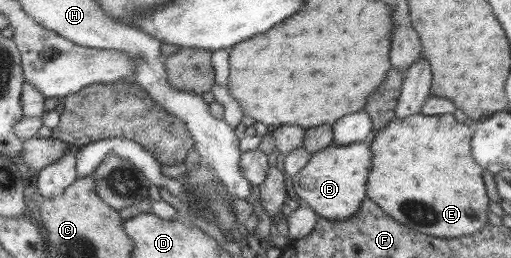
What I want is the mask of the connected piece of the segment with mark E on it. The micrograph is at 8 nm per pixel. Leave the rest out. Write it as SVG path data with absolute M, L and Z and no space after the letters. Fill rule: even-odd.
M452 114L444 115L408 115L404 119L390 119L381 131L372 131L369 140L370 152L372 153L371 167L369 168L369 175L366 180L366 196L370 199L383 213L390 216L398 223L409 227L411 230L417 231L424 235L431 235L436 238L456 238L462 235L472 235L474 231L478 231L487 223L488 202L486 191L484 190L484 181L482 181L482 169L474 162L471 157L471 136L473 135L473 128L470 122L459 123Z

